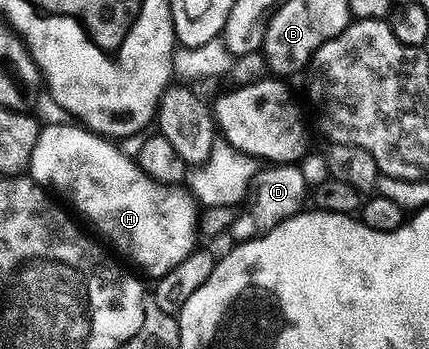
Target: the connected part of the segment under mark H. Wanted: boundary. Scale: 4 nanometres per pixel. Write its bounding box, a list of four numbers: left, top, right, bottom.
[27,123,199,278]

